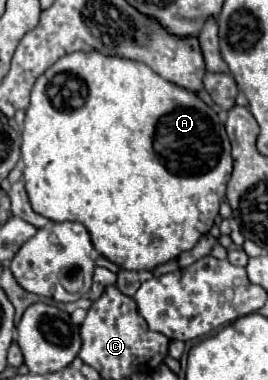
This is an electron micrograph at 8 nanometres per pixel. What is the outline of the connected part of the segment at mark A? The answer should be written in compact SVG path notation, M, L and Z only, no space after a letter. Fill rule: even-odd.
M97 50L85 52L85 56L79 56L79 54L83 52L71 52L67 56L61 56L51 68L47 68L37 78L31 90L31 104L25 112L25 124L21 132L21 160L23 160L25 190L37 214L43 214L53 222L73 220L87 226L95 250L103 254L107 260L127 270L153 270L155 266L177 258L181 252L191 250L197 244L197 240L211 230L213 220L219 214L219 204L225 198L225 186L233 170L231 144L225 132L225 124L221 122L217 112L211 106L207 106L195 92L163 80L143 62L135 62L119 56L103 56Z

